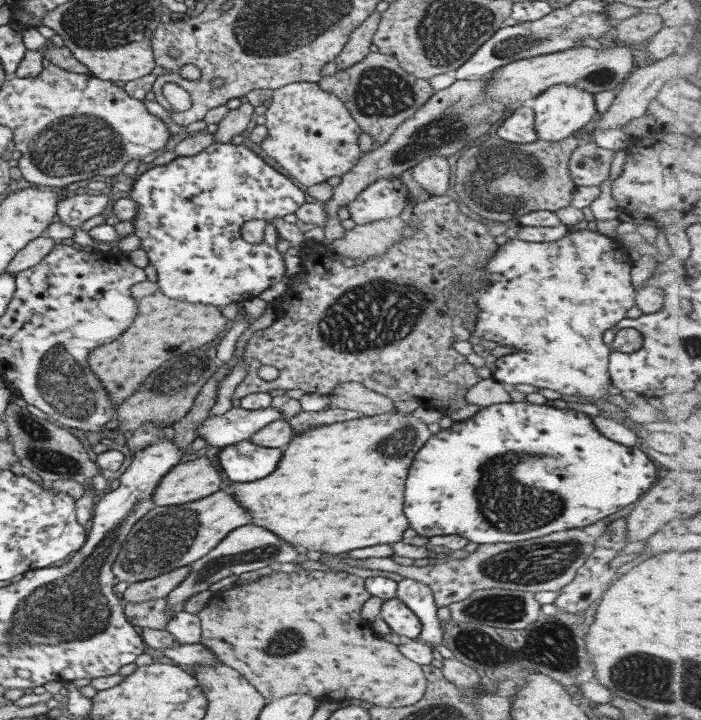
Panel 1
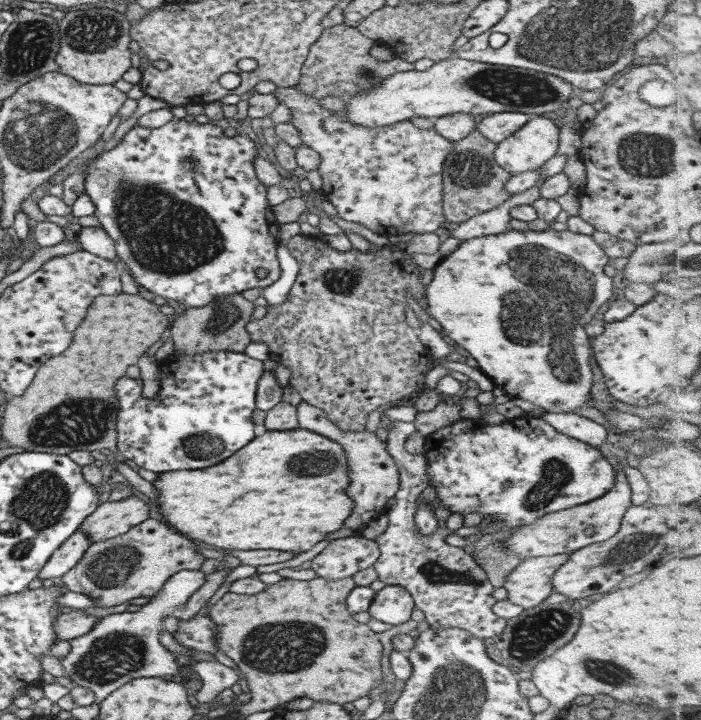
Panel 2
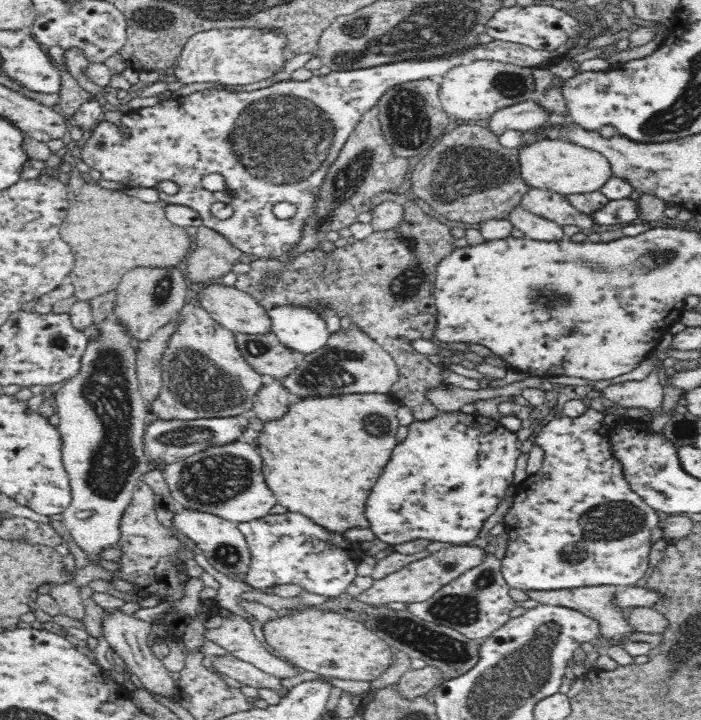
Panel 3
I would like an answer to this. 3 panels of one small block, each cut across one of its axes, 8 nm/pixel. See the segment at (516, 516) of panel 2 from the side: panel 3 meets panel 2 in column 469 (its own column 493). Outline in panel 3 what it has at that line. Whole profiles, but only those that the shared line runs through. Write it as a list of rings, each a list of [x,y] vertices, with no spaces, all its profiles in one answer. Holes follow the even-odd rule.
[[[438,412],[434,418],[425,419],[424,421],[414,421],[408,426],[408,435],[401,443],[394,447],[394,454],[390,458],[390,462],[386,464],[380,480],[376,482],[376,486],[372,488],[372,494],[366,502],[366,519],[370,523],[370,530],[375,534],[375,537],[387,542],[392,546],[402,544],[402,542],[410,542],[410,540],[418,540],[425,538],[436,542],[451,542],[453,544],[467,544],[472,540],[478,540],[478,533],[484,522],[489,516],[496,512],[496,508],[500,506],[504,493],[508,490],[508,486],[512,484],[514,469],[518,456],[522,454],[520,451],[521,441],[516,436],[516,433],[506,430],[500,423],[488,418],[484,418],[479,414],[464,414],[457,412]]]

